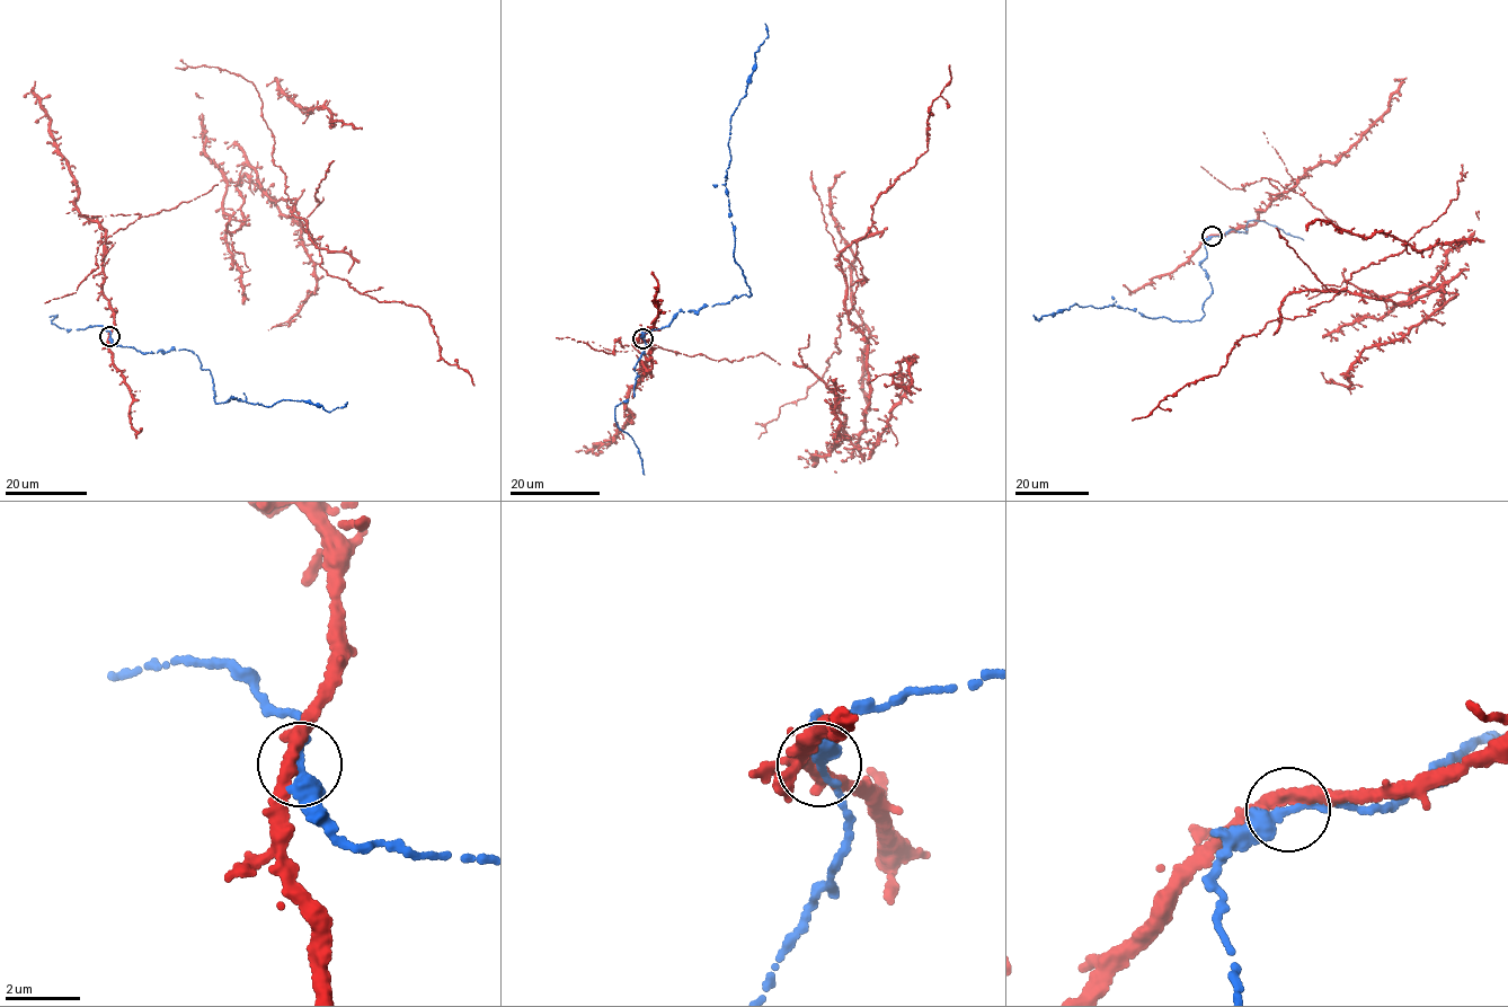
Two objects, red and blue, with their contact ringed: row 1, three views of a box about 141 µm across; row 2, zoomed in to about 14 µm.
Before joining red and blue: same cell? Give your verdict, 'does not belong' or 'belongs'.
does not belong

